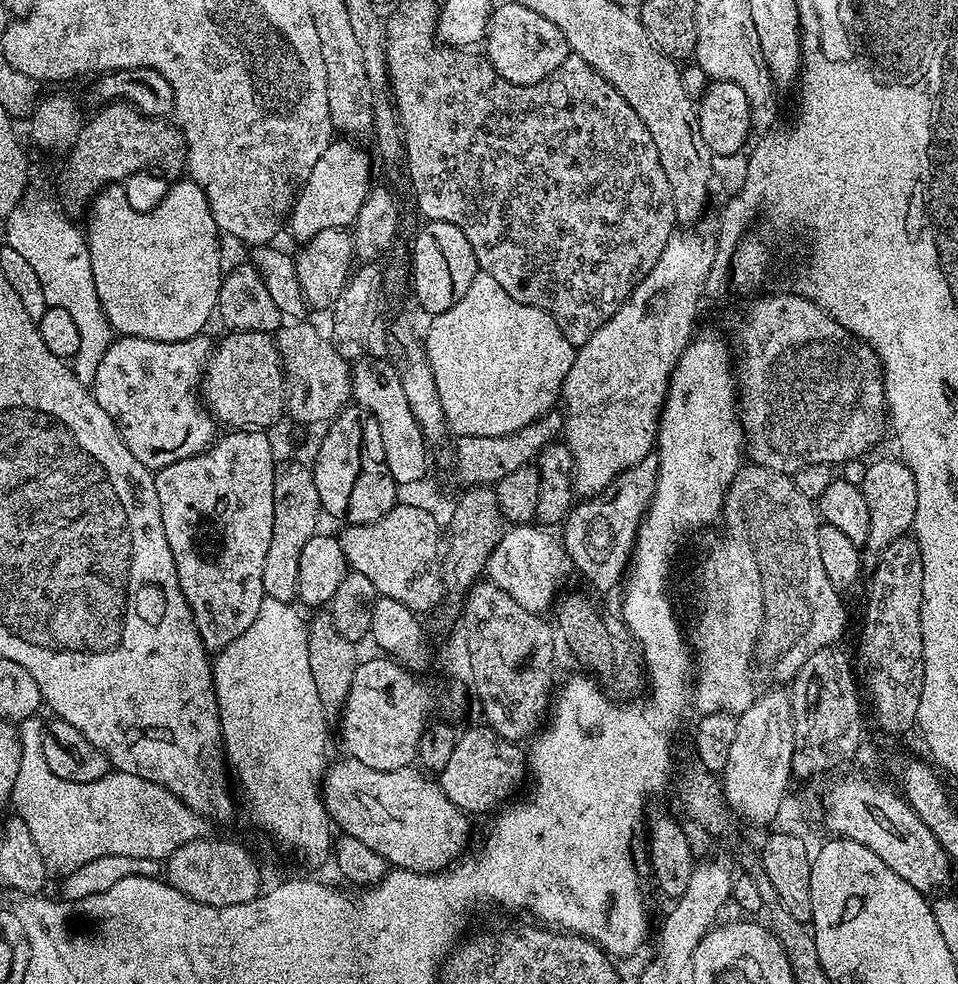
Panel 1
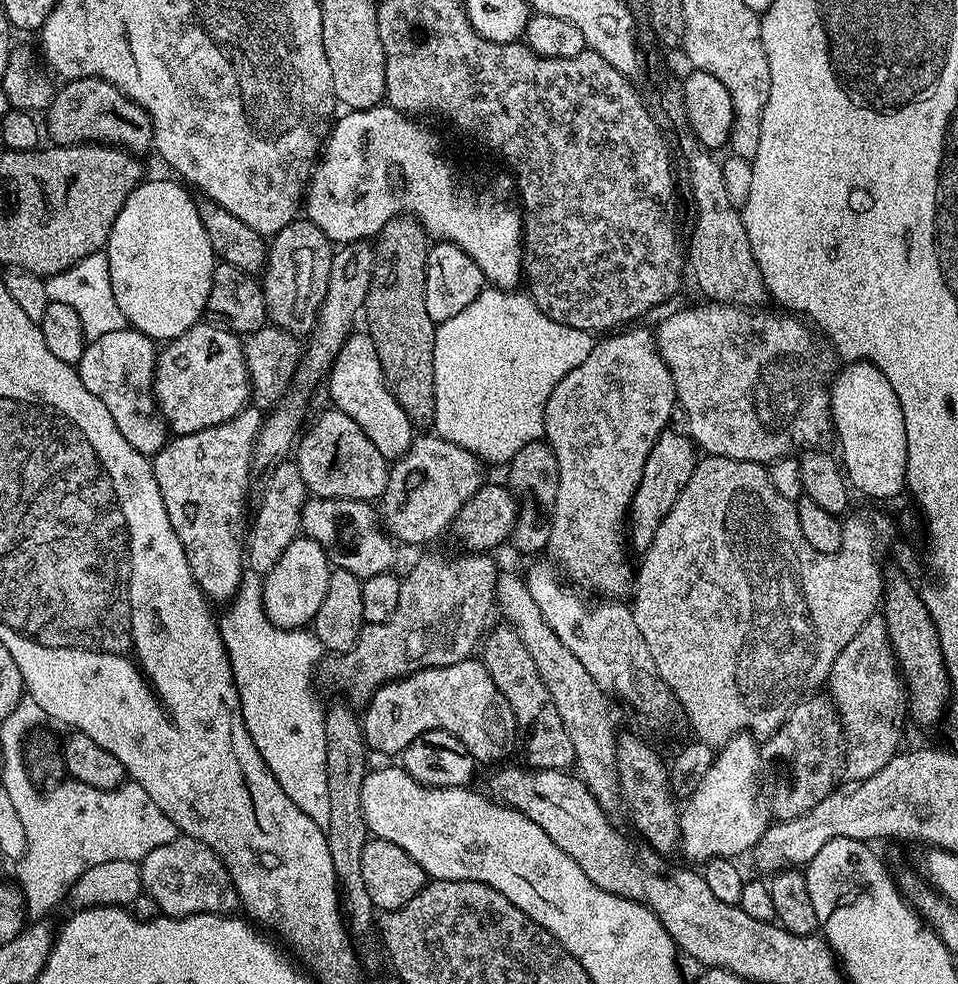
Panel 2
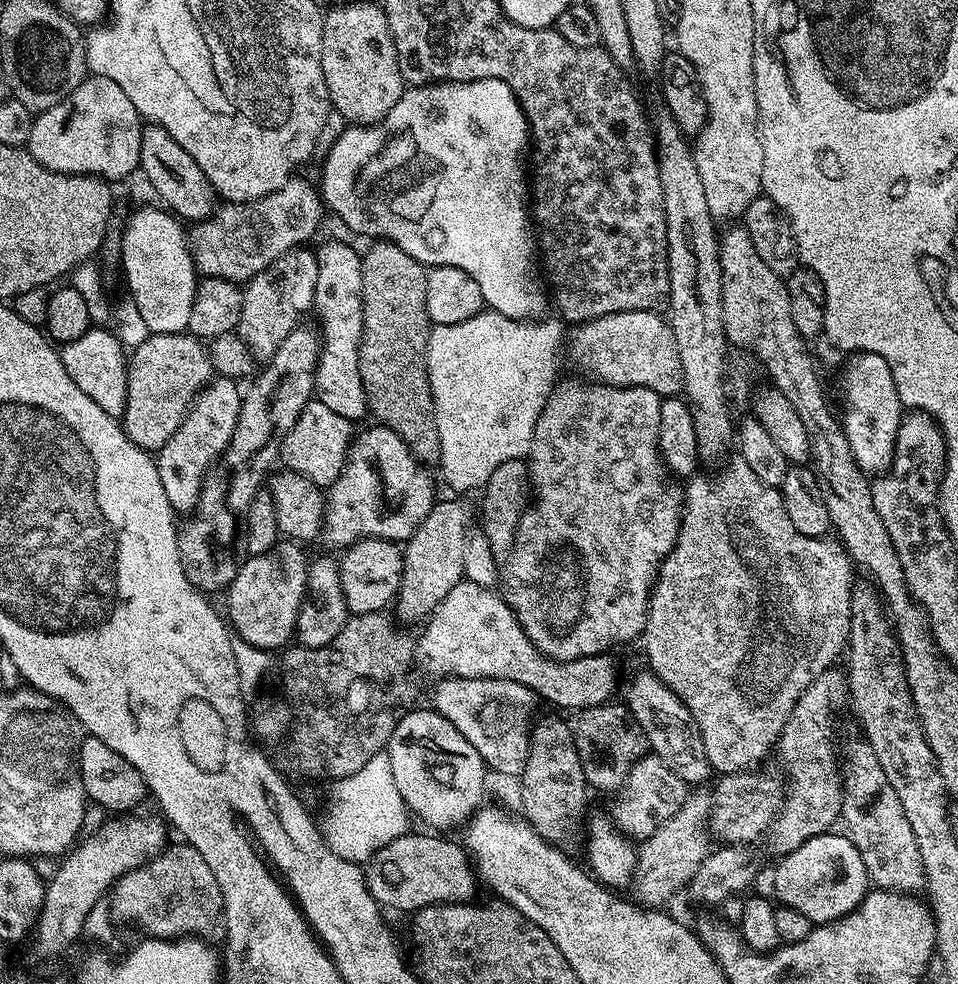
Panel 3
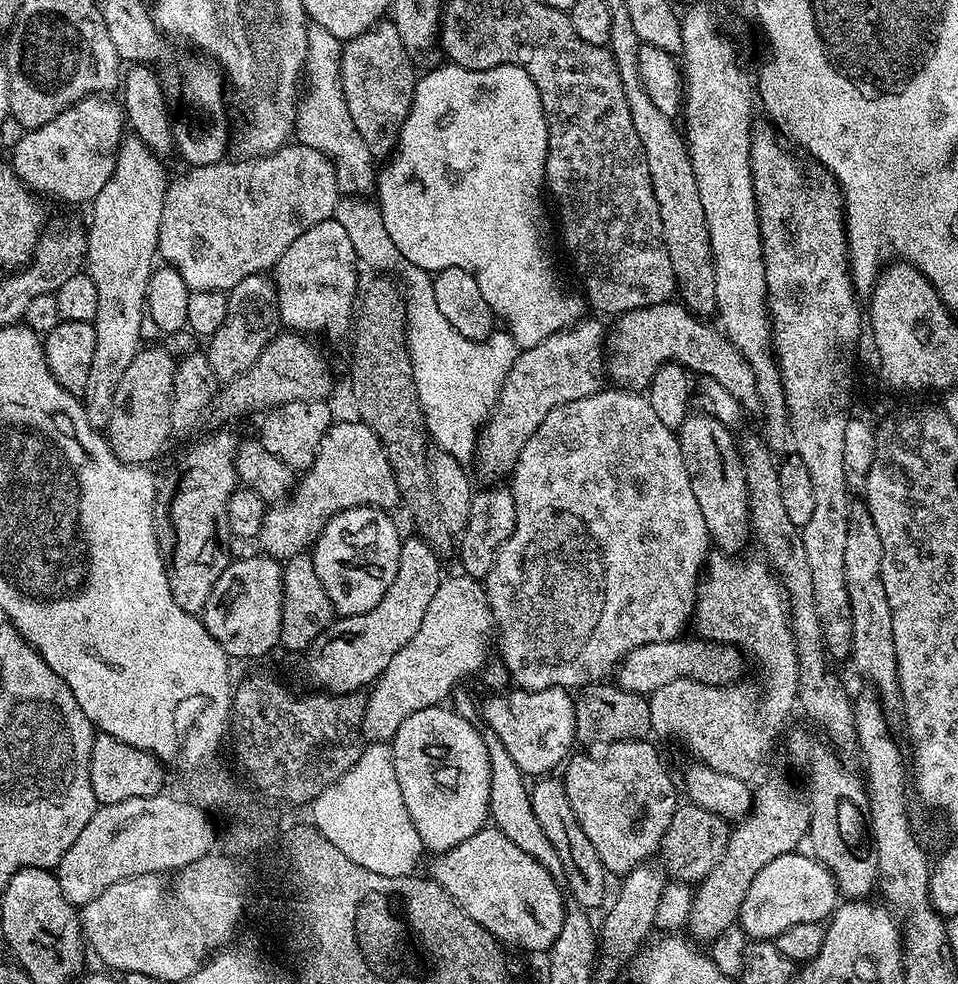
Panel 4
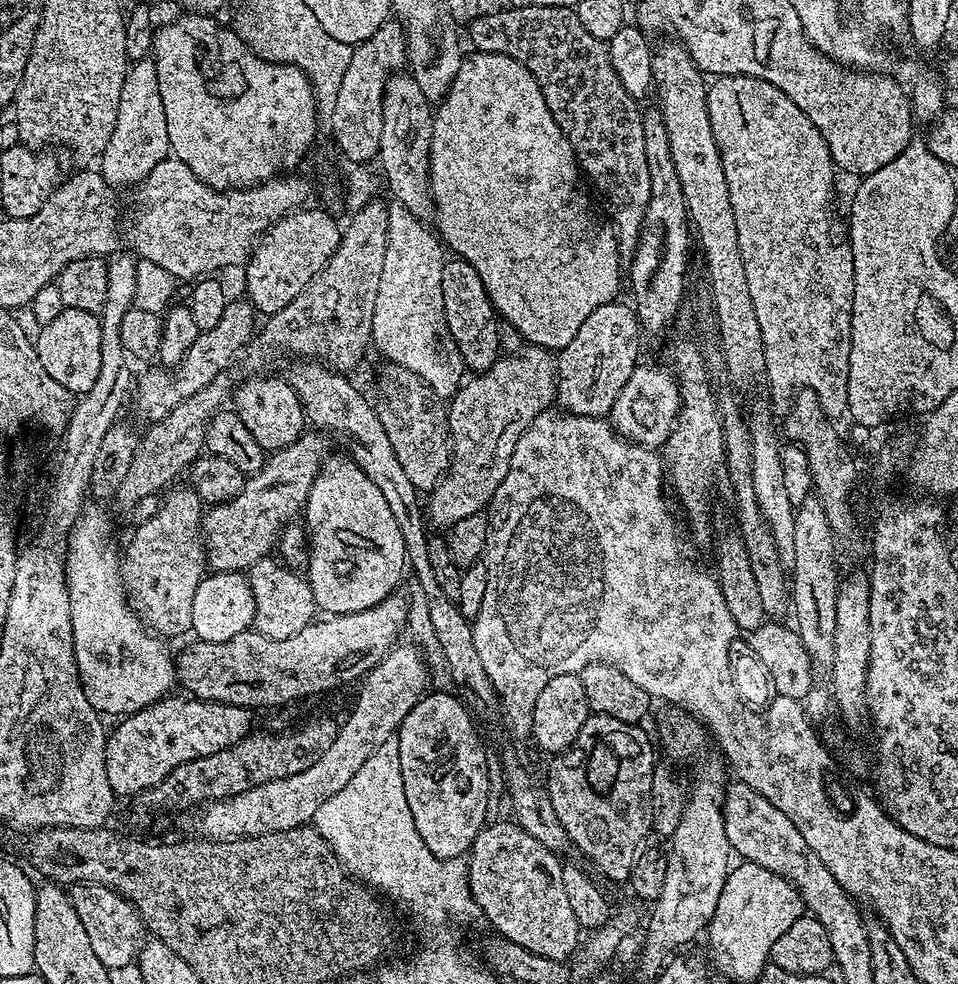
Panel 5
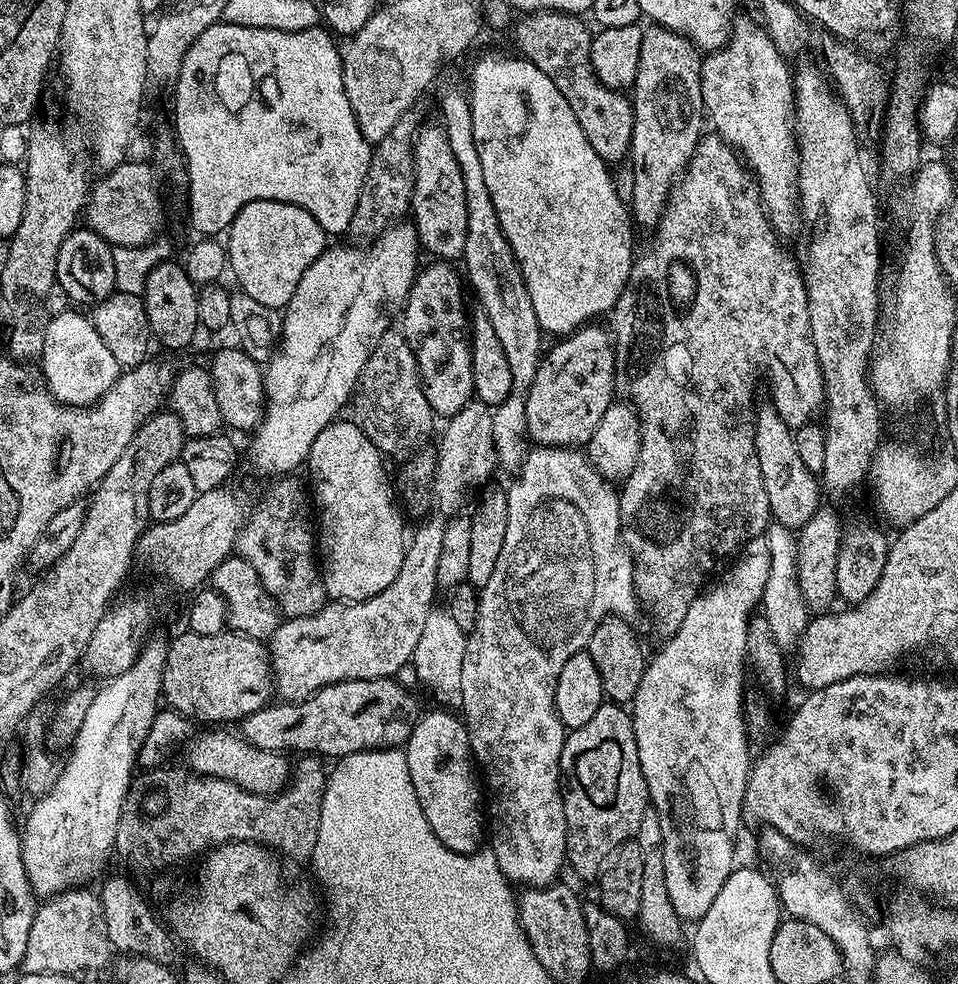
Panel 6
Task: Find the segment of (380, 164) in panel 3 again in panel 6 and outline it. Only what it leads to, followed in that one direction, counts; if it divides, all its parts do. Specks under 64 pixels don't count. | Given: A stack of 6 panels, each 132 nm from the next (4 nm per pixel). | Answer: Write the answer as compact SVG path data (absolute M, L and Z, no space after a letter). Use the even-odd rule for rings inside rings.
M484 56L472 68L472 81L469 82L468 88L466 87L466 95L470 114L473 116L473 138L482 162L486 187L490 190L490 198L493 199L494 210L497 211L498 224L506 242L509 243L510 250L513 251L514 258L520 264L521 276L526 290L529 291L540 330L544 334L553 332L553 337L563 338L575 332L577 328L595 321L592 320L595 316L603 317L611 313L612 307L618 302L630 278L630 270L634 263L634 251L632 252L634 221L630 215L629 205L618 194L609 165L605 164L602 158L598 158L598 154L594 154L594 146L586 142L586 134L582 134L582 126L578 126L574 110L570 110L570 102L562 98L562 90L558 90L558 86L554 86L554 82L550 82L550 78L546 78L546 74L538 70L538 66L523 58L512 56Z

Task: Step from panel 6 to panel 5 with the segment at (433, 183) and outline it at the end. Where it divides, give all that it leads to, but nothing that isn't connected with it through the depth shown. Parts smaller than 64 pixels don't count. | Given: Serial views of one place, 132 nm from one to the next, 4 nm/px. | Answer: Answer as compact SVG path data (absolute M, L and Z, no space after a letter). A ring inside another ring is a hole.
M394 74L386 82L382 102L382 138L378 165L392 191L391 199L406 206L410 214L427 221L433 215L432 183L430 182L430 146L432 145L433 105L422 94L421 87L410 74Z

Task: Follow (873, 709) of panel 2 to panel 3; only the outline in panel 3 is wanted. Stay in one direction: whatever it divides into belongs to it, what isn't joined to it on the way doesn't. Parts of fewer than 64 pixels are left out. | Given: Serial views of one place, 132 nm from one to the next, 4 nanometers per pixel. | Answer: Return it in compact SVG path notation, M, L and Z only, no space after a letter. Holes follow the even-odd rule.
M839 667L827 668L798 698L798 706L790 710L786 726L776 742L775 751L780 752L780 764L784 767L786 791L780 813L772 822L766 840L772 843L777 857L798 850L802 842L820 836L841 819L840 811L844 801L842 764L838 759L838 748L832 745L832 707L836 699L846 692L846 676Z

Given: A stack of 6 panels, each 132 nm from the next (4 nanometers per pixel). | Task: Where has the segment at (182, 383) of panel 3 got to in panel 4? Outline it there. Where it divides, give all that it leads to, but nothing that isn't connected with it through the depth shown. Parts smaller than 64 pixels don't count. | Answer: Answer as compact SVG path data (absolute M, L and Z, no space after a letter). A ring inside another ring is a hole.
M156 346L141 347L134 362L130 362L130 367L126 369L126 374L122 374L122 378L118 381L118 390L114 390L114 410L110 410L110 422L106 435L114 454L127 464L151 465L151 460L158 459L160 451L167 446L168 436L173 435L170 406L172 405L172 387L177 361L163 346L152 347Z

